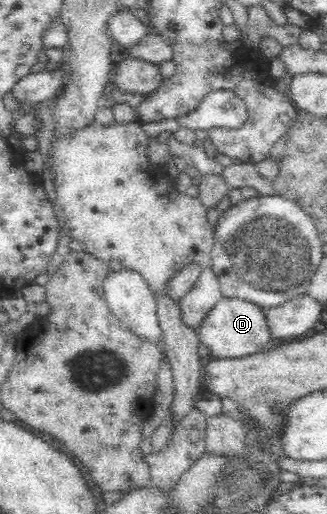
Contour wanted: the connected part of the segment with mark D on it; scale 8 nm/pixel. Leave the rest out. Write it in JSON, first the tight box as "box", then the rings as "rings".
{"box":[198,297,271,358],"rings":[[[221,297],[198,326],[200,343],[209,348],[211,357],[240,358],[263,352],[271,347],[270,332],[262,308],[241,298]]]}

